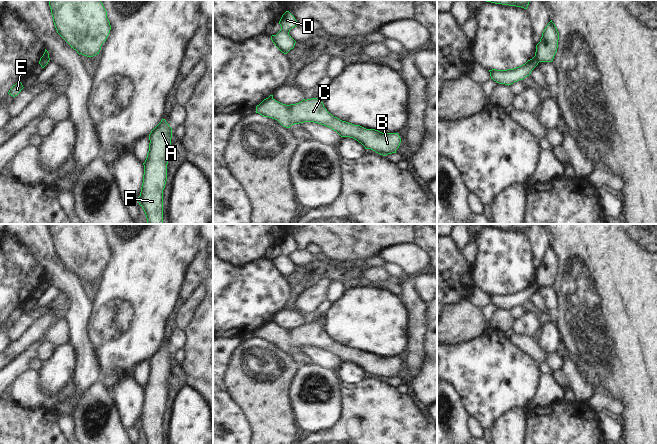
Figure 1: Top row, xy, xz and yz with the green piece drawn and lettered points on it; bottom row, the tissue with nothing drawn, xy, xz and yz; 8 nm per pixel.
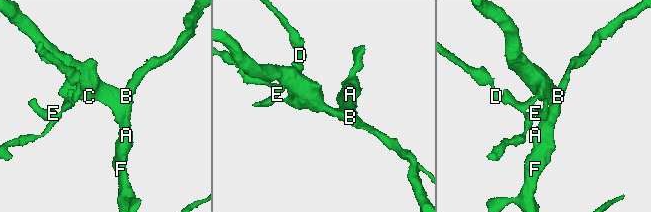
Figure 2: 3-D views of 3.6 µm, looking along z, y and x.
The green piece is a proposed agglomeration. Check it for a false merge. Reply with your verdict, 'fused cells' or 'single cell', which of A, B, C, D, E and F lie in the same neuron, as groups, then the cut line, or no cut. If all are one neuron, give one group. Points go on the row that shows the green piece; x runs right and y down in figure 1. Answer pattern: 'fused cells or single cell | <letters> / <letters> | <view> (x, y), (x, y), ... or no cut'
fused cells | A B C F / D E | yz (534, 56), (538, 62)

